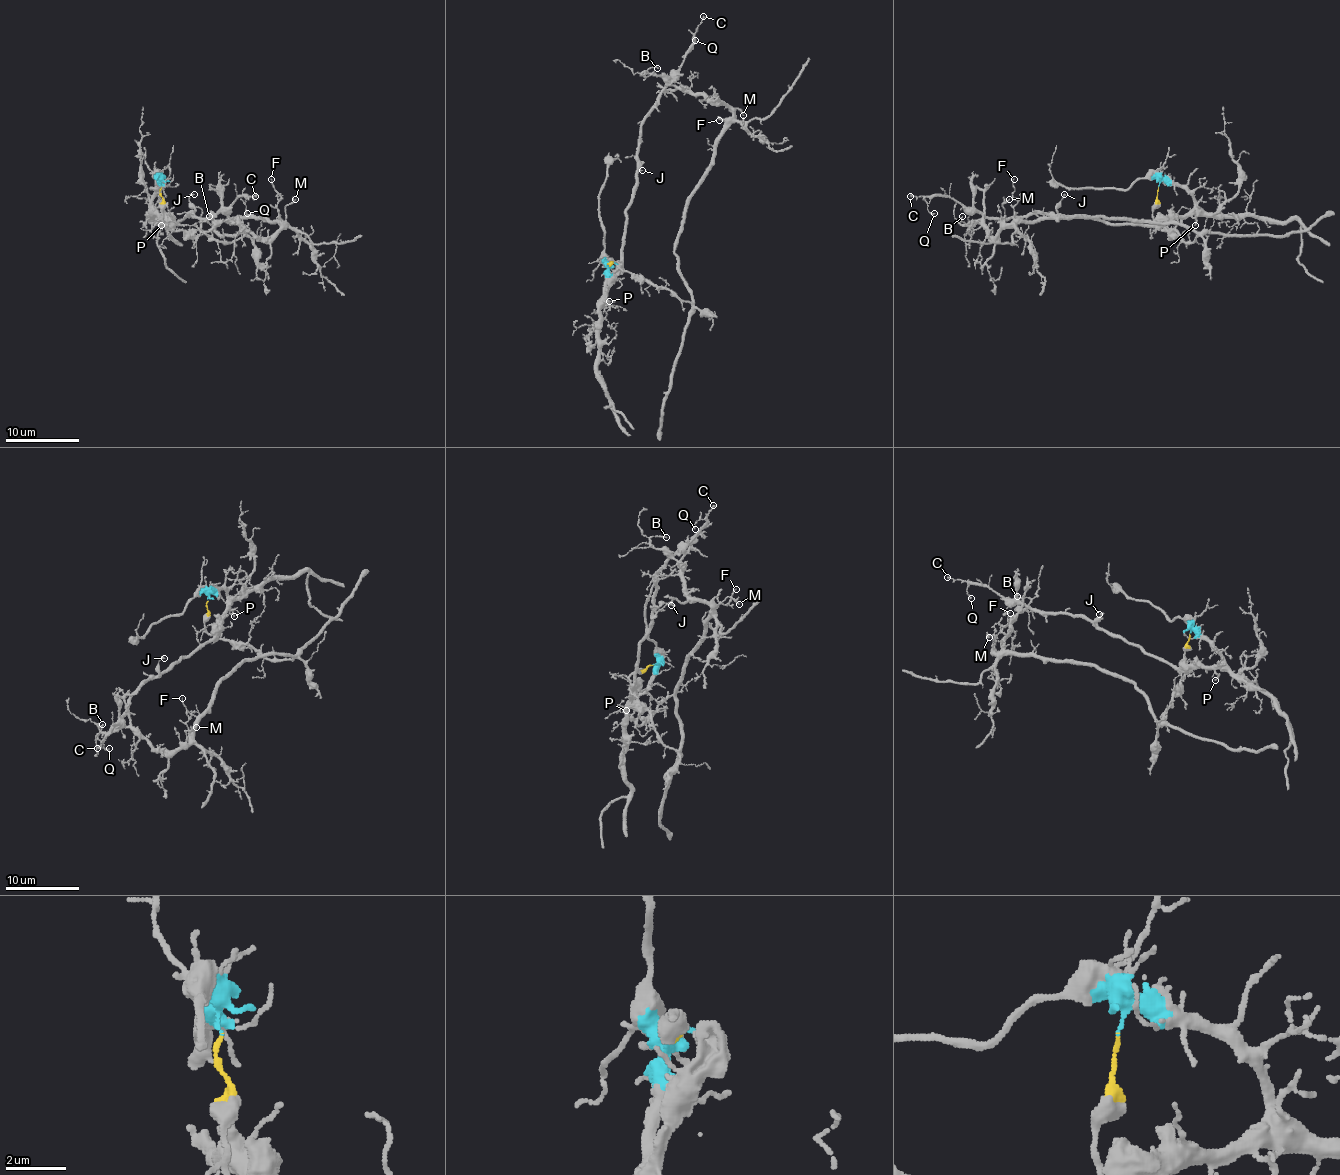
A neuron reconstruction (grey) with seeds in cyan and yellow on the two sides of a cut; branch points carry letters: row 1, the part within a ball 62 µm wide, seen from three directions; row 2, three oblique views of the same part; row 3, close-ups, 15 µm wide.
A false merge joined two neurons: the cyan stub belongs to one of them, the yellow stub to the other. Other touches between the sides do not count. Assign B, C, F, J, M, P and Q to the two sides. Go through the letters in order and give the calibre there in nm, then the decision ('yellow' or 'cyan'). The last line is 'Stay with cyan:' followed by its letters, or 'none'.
B: 120 nm thick; yellow
C: 140 nm thick; cyan
F: 100 nm thick; yellow
J: 160 nm thick; cyan
M: 110 nm thick; yellow
P: 160 nm thick; cyan
Q: 120 nm thick; cyan
Stay with cyan: C, J, P, Q

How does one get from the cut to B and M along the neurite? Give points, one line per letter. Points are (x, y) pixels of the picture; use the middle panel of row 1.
B: (610, 263), (610, 258), (692, 302), (674, 241), (685, 201), (733, 113), (645, 74), (657, 69)
M: (610, 263), (610, 258), (692, 302), (674, 241), (685, 201), (711, 162), (714, 138), (735, 107), (744, 115)

